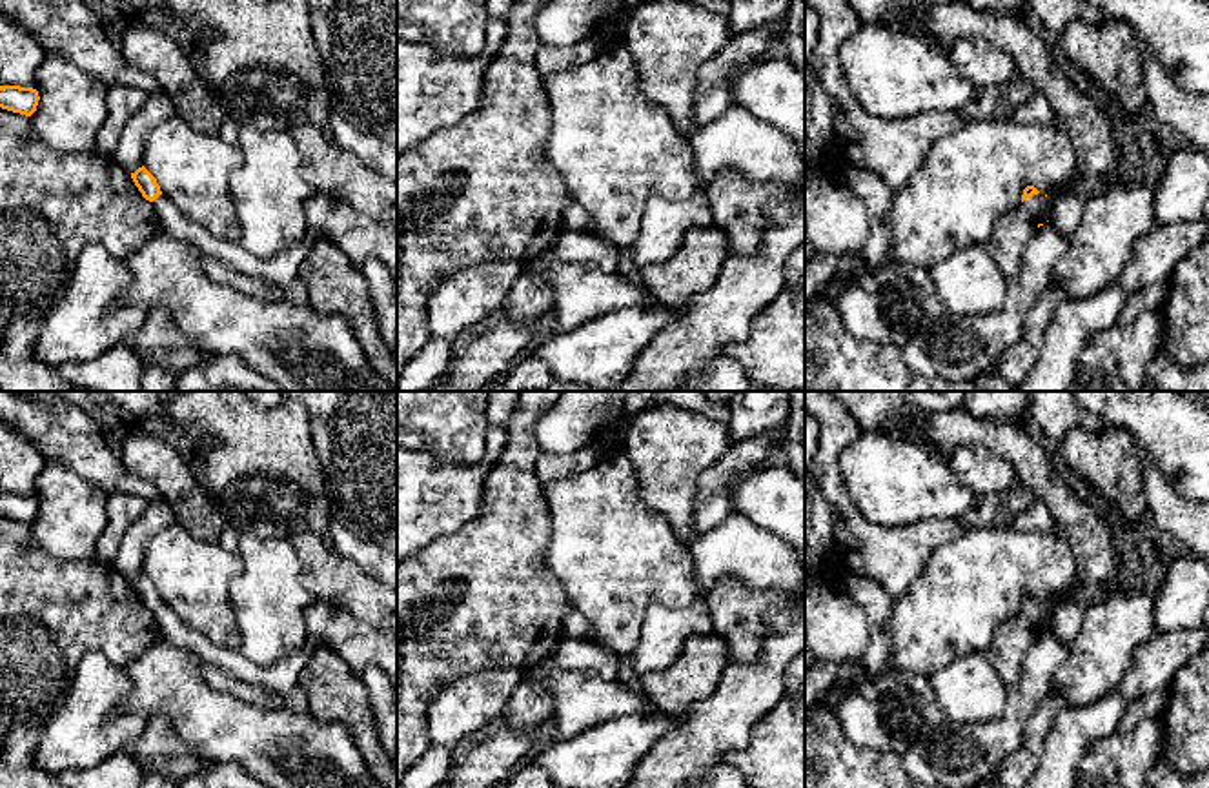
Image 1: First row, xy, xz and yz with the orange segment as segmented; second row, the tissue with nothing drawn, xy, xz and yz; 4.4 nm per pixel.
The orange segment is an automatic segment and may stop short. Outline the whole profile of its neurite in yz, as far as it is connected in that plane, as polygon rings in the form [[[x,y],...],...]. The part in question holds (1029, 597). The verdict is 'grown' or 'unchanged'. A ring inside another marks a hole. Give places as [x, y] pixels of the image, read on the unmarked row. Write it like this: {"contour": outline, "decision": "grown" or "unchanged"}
{"contour": [[[1027,593],[1021,602],[1023,615],[1031,621],[1036,633],[1043,633],[1051,626],[1051,606],[1034,593]]], "decision": "grown"}

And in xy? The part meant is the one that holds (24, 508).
{"contour": [[[0,493],[0,515],[31,524],[38,513],[38,499],[20,493]]], "decision": "unchanged"}

